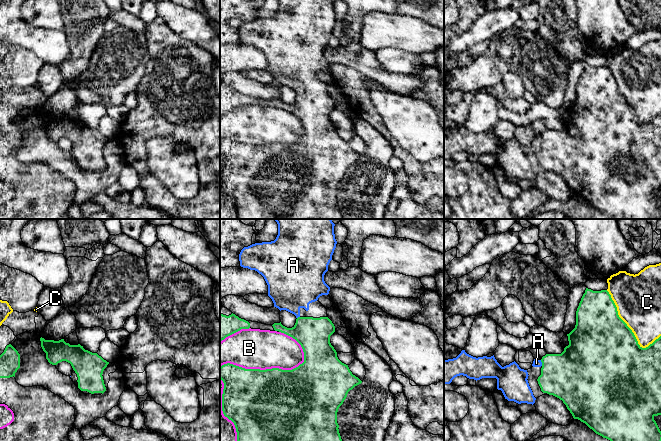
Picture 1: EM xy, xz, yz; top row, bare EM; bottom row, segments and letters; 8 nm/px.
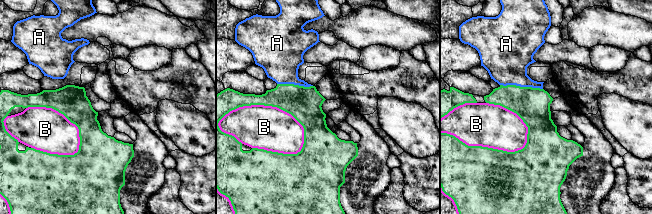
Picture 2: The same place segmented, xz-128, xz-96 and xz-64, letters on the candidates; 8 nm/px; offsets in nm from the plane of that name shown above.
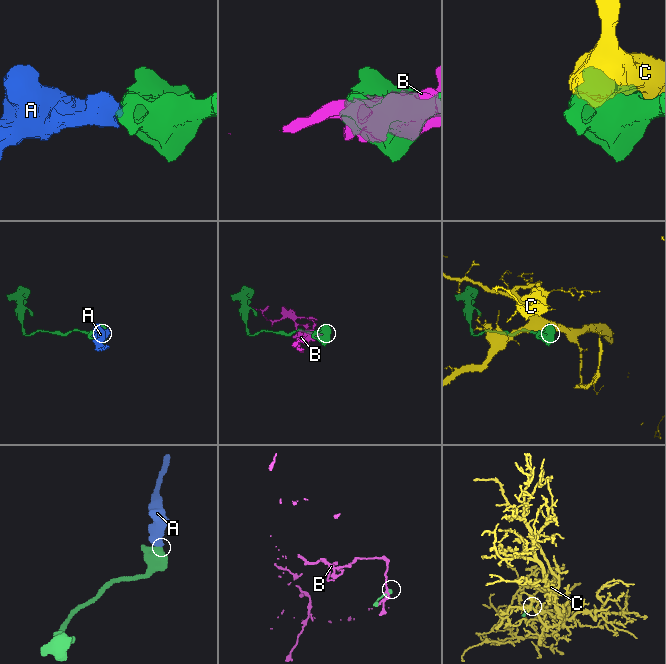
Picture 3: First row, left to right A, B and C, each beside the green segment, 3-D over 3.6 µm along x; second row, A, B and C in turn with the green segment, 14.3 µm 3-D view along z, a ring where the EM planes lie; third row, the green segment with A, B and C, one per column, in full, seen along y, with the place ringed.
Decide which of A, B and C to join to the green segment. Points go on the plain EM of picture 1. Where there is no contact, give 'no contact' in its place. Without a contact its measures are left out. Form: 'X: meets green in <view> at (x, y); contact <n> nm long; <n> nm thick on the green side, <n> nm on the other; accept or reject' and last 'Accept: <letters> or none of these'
A: meets green in yz at (542, 139); contact 50 nm long; 400 nm thick on the green side, 60 nm on the other; accept
B: meets green in xz at (266, 145); contact 700 nm long; 500 nm thick on the green side, 320 nm on the other; reject
C: meets green in yz at (629, 104); contact 600 nm long; 500 nm thick on the green side, 360 nm on the other; reject
Accept: A

